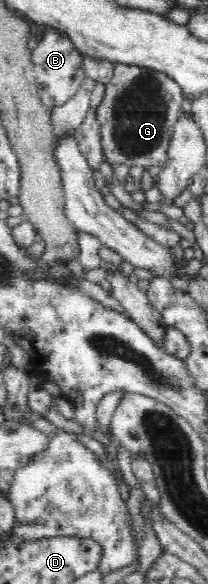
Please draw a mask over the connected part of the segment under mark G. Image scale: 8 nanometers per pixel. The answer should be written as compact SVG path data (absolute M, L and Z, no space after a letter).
M114 62L113 77L96 109L101 124L101 145L105 161L112 165L138 165L147 169L167 161L173 124L183 115L183 89L163 72L138 65Z

